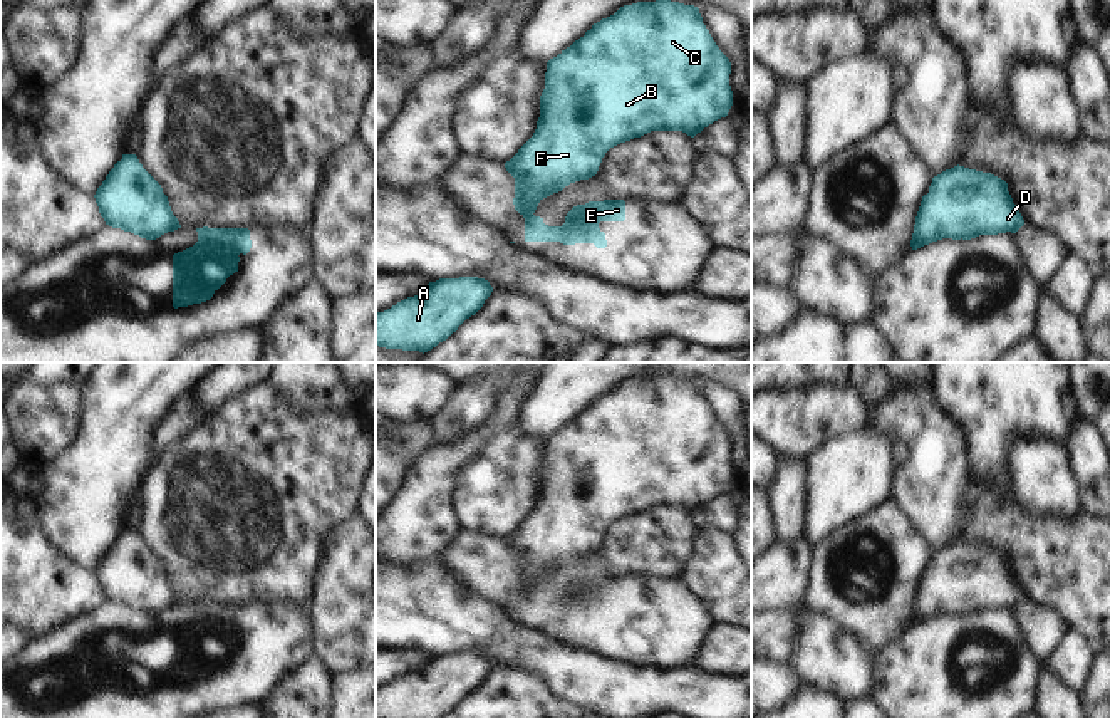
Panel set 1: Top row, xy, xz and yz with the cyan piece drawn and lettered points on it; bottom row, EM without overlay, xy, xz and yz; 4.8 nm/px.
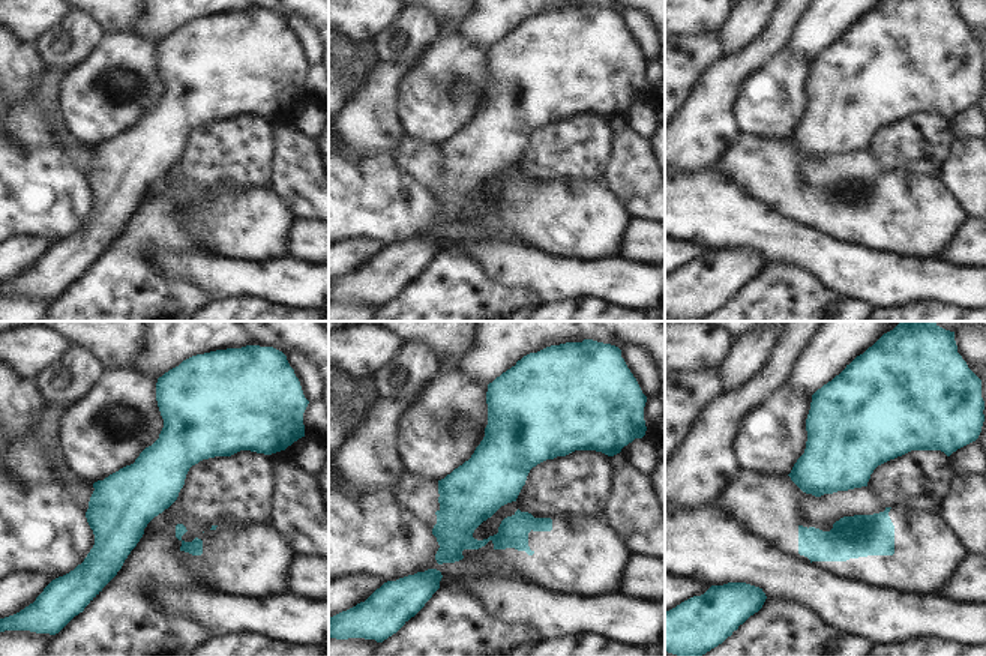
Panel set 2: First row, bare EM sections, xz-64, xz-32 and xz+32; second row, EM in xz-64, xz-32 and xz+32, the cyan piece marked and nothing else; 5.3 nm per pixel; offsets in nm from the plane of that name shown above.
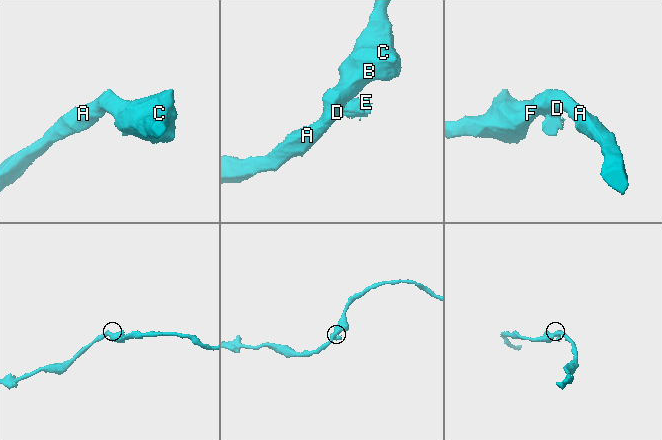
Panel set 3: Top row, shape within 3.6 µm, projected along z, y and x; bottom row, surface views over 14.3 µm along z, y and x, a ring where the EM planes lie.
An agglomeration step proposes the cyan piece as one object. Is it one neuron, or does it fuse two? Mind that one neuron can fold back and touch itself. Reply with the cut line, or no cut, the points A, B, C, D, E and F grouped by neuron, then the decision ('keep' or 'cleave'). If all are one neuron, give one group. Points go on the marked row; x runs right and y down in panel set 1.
cut xz (515, 202), (518, 208), (532, 215); groups A B C D F / E; cleave

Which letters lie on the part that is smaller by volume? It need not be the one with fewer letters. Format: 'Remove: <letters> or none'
Remove: E

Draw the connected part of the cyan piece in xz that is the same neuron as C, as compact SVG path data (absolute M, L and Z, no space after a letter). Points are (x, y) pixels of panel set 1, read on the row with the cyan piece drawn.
M671 0L637 2L594 23L584 37L547 62L540 117L533 136L505 163L515 178L515 210L525 218L538 203L570 183L597 174L605 153L651 131L682 131L694 138L733 106L731 62L703 23L699 8Z

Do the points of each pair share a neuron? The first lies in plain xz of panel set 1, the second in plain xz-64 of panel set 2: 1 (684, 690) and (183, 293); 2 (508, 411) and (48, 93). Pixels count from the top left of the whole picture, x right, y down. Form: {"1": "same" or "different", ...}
{"1": "different", "2": "same"}

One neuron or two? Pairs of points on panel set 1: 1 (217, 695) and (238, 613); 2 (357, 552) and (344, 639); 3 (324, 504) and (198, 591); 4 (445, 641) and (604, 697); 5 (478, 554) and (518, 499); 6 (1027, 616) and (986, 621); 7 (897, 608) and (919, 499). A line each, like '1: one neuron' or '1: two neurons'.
1: one neuron
2: one neuron
3: one neuron
4: one neuron
5: two neurons
6: two neurons
7: two neurons

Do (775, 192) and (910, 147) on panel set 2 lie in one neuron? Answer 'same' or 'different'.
different

